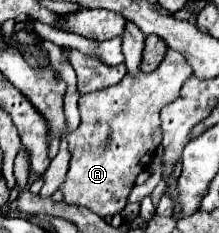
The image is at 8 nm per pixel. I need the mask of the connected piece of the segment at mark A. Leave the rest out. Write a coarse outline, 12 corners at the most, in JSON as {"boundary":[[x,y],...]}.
{"boundary":[[192,69],[156,71],[80,95],[66,203],[124,209],[162,143],[160,109]]}

